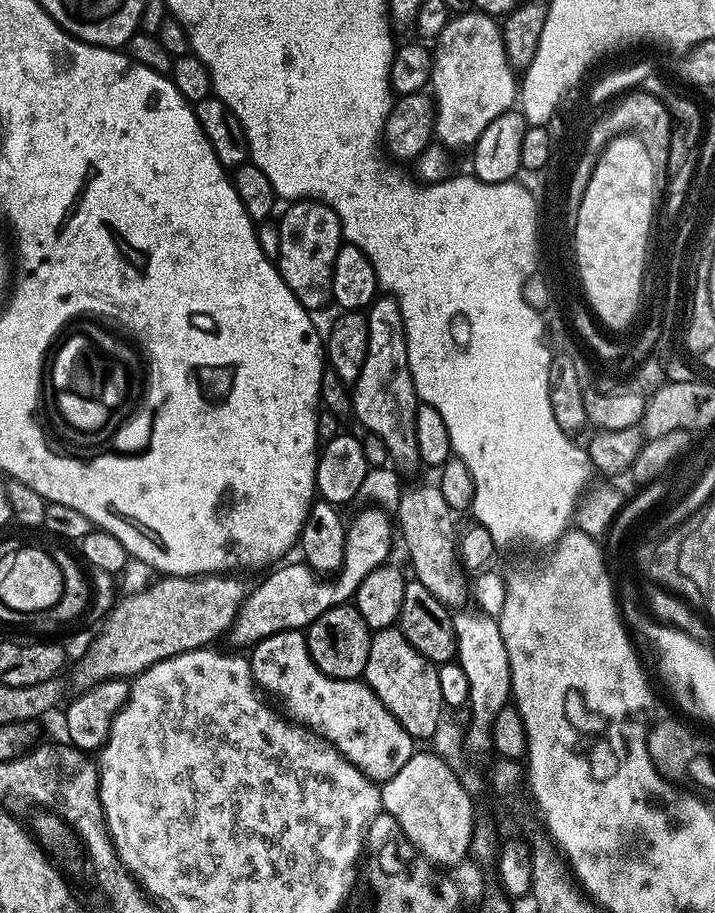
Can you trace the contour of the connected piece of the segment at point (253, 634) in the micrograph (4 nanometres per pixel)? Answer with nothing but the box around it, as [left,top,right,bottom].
[230,506,394,649]

